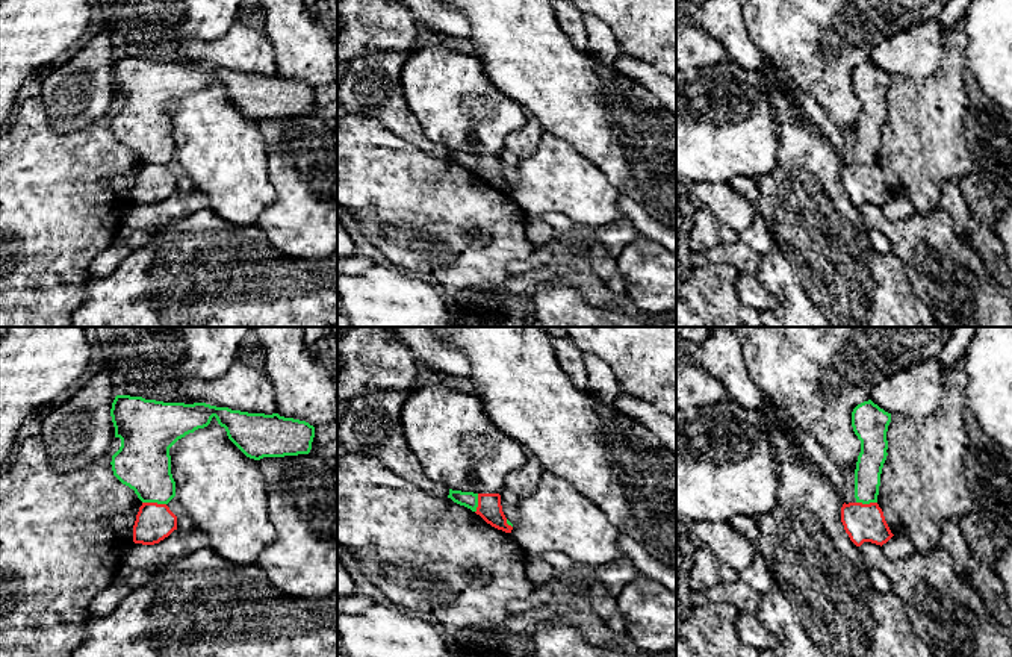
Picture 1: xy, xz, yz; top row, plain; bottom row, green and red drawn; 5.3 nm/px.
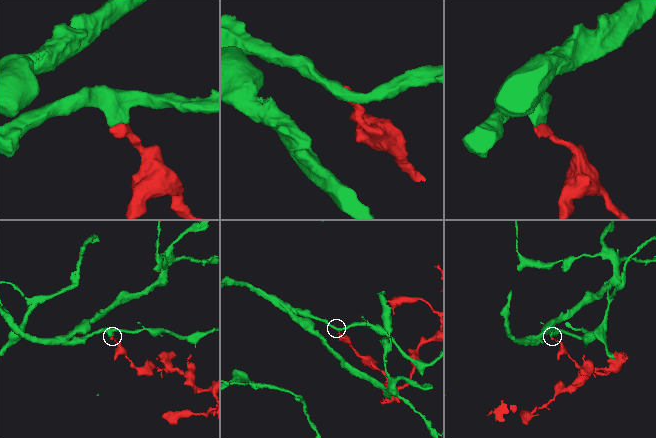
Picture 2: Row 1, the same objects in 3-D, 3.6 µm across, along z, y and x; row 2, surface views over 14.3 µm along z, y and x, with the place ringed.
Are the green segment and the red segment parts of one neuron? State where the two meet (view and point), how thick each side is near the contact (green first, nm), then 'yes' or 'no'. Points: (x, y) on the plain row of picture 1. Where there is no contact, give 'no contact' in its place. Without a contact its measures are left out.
contact xy (155, 162); calibres 300 and 200 nm; no

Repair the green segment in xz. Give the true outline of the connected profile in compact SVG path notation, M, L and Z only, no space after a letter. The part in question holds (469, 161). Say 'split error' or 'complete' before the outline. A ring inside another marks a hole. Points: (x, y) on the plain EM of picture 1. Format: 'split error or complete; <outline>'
complete; M449 150L448 159L451 159L454 163L460 167L470 170L472 173L477 173L478 154Z

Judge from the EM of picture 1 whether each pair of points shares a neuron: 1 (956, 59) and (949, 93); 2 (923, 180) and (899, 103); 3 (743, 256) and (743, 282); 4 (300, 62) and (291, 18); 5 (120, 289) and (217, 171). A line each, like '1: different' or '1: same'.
1: same
2: same
3: different
4: same
5: different

